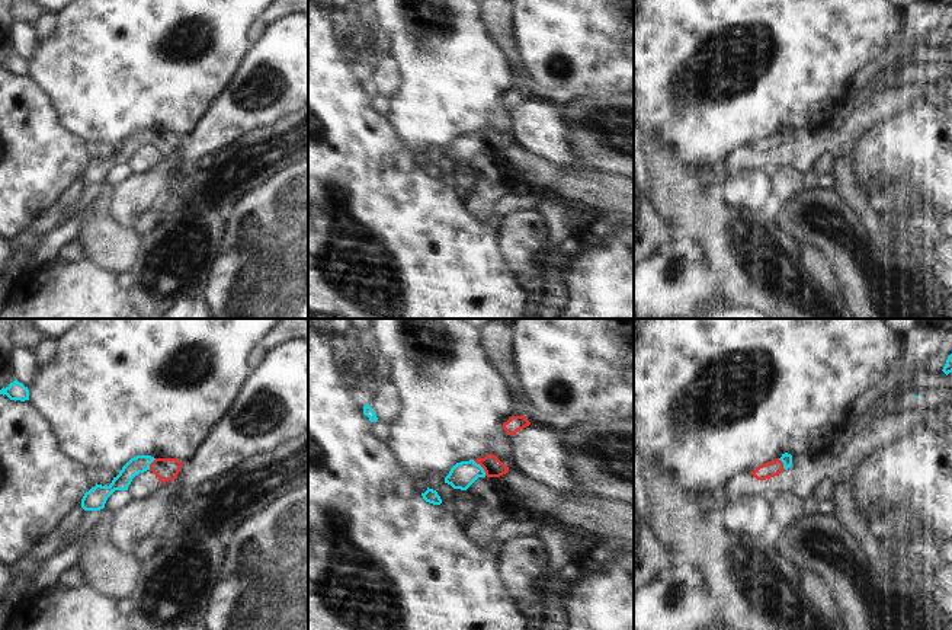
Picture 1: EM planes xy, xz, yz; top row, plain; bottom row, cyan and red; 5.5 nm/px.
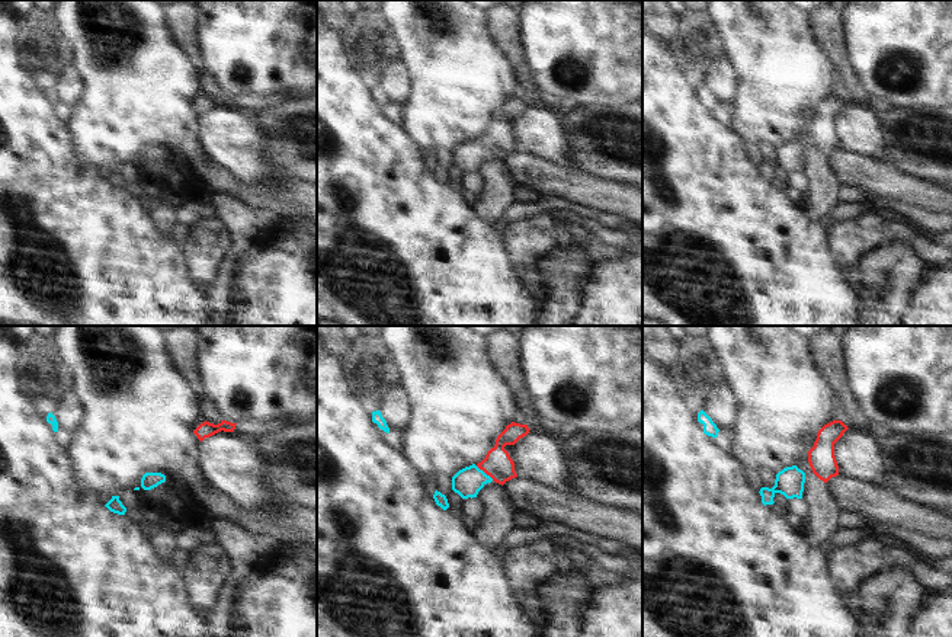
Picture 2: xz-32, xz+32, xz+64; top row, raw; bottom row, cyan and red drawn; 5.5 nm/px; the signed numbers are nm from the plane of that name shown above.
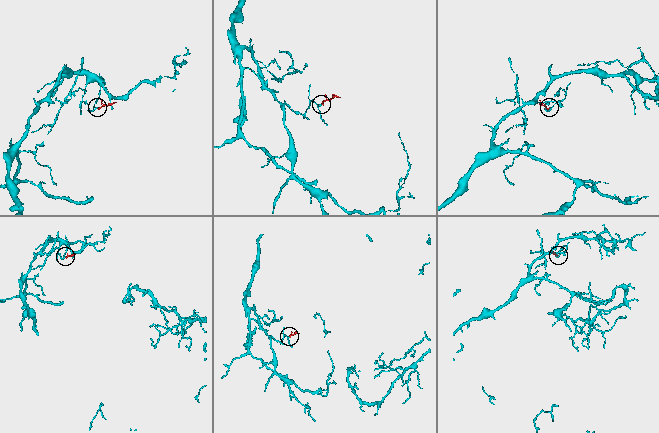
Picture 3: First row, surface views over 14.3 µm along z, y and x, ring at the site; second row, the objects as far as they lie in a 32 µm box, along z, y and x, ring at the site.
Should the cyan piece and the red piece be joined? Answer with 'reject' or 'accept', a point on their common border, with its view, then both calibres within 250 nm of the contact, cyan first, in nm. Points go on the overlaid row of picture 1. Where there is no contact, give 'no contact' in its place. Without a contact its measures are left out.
accept | xz (481, 467) | 150/110 nm

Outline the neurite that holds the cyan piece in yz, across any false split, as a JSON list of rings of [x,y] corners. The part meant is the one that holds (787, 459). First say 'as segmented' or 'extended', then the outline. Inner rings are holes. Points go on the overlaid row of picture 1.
extended; [[[785,452],[780,458],[759,466],[754,471],[750,471],[757,480],[766,480],[780,474],[792,466],[792,455]]]

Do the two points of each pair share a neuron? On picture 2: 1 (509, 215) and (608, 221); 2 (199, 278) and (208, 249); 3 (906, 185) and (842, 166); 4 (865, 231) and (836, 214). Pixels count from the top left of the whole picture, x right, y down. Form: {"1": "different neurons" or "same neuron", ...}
{"1": "same neuron", "2": "same neuron", "3": "same neuron", "4": "different neurons"}

